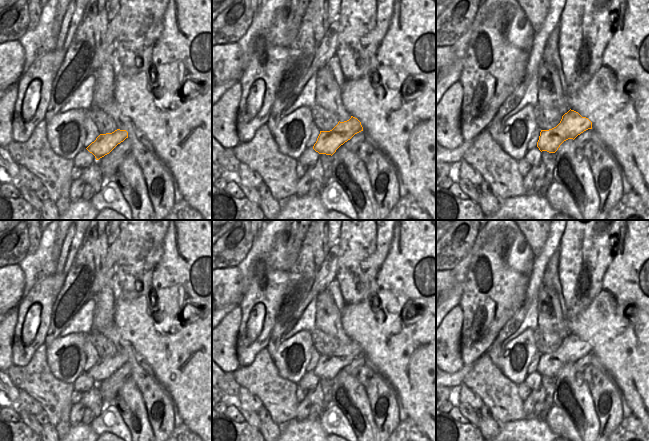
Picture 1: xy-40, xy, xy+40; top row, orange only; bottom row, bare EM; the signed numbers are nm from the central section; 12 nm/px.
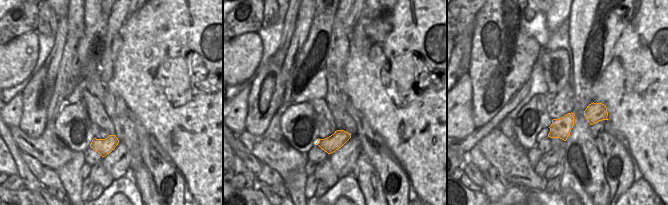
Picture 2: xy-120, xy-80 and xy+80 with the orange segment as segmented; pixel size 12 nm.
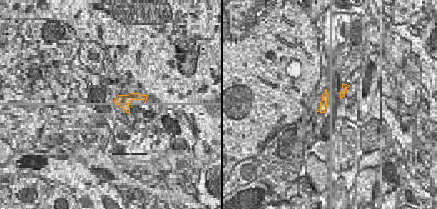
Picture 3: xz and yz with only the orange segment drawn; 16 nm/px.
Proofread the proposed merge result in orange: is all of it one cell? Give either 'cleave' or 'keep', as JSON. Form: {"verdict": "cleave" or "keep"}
{"verdict": "keep"}

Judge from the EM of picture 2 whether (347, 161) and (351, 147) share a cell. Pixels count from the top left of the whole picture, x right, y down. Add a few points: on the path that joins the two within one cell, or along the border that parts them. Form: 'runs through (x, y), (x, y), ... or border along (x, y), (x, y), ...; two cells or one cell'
runs through (347, 158), (347, 154), (351, 150); one cell

